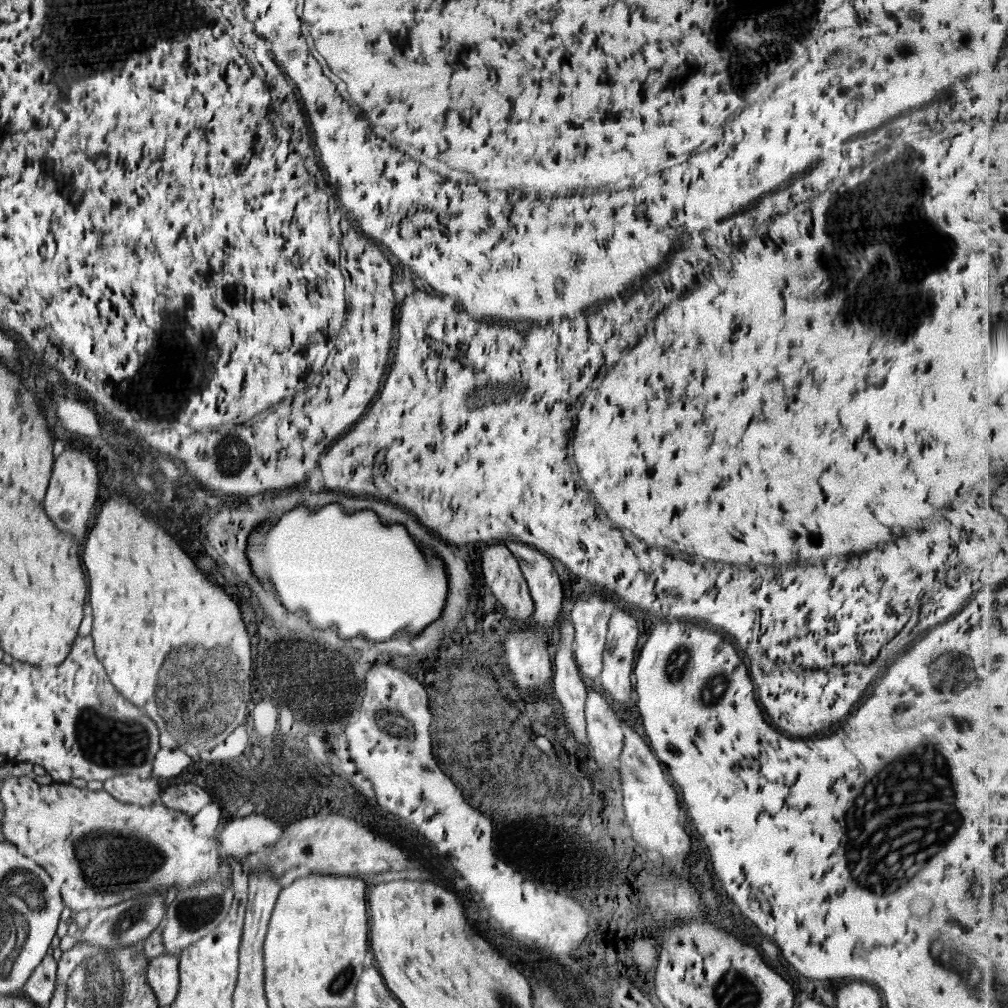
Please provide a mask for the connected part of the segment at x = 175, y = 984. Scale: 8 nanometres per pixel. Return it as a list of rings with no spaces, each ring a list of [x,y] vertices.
[[[162,954],[148,964],[148,984],[156,995],[159,1007],[172,1005],[179,989],[179,957]]]

